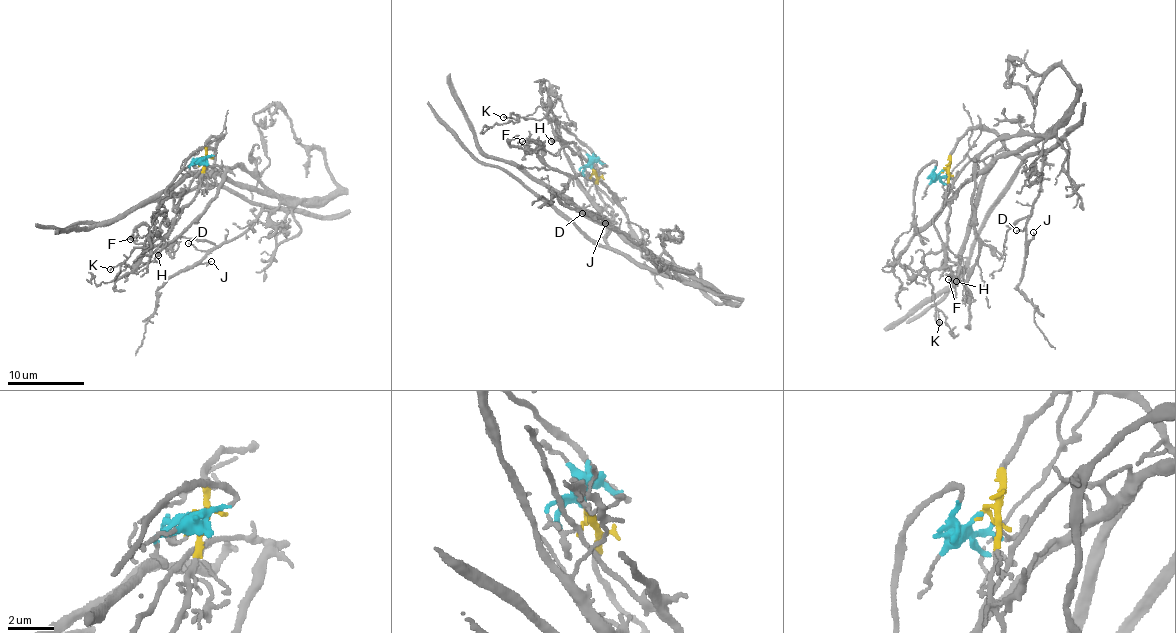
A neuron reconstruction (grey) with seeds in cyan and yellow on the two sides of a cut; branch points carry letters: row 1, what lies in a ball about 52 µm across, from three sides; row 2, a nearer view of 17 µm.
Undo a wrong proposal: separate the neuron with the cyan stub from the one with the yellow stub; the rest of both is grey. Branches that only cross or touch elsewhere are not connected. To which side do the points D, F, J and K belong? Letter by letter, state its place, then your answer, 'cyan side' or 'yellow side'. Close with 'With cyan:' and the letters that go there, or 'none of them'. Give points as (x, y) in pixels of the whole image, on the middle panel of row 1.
D: (582, 213) | yellow side
F: (522, 141) | cyan side
J: (605, 223) | yellow side
K: (503, 117) | yellow side
With cyan: F

